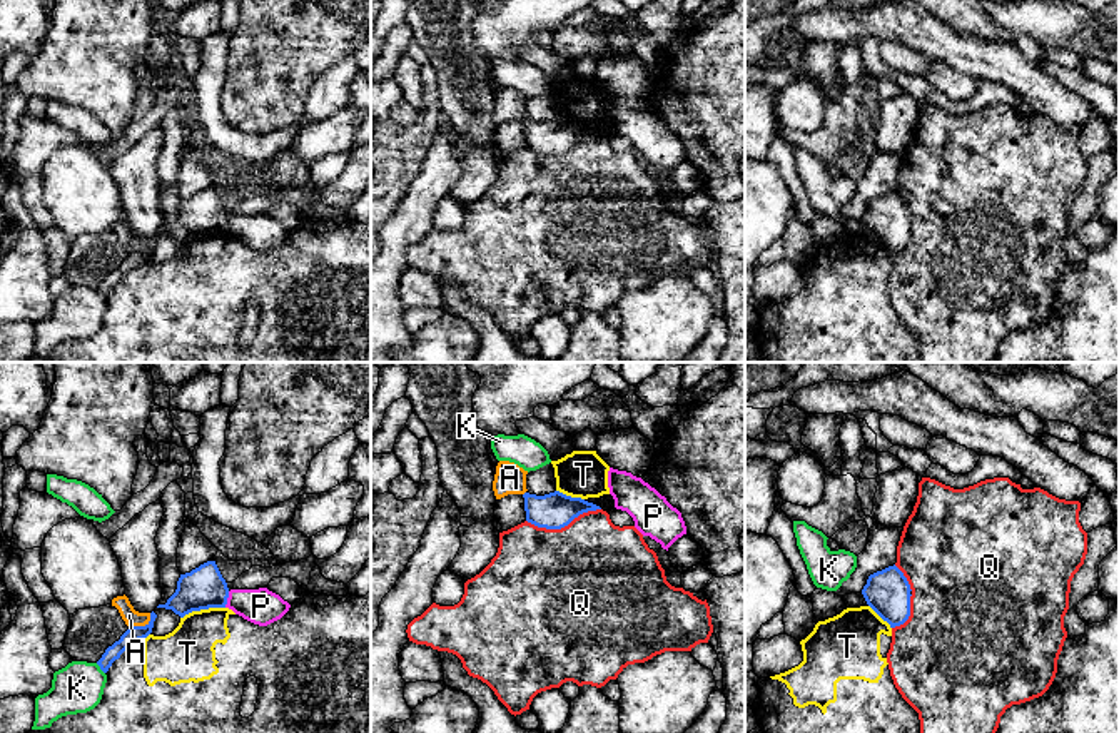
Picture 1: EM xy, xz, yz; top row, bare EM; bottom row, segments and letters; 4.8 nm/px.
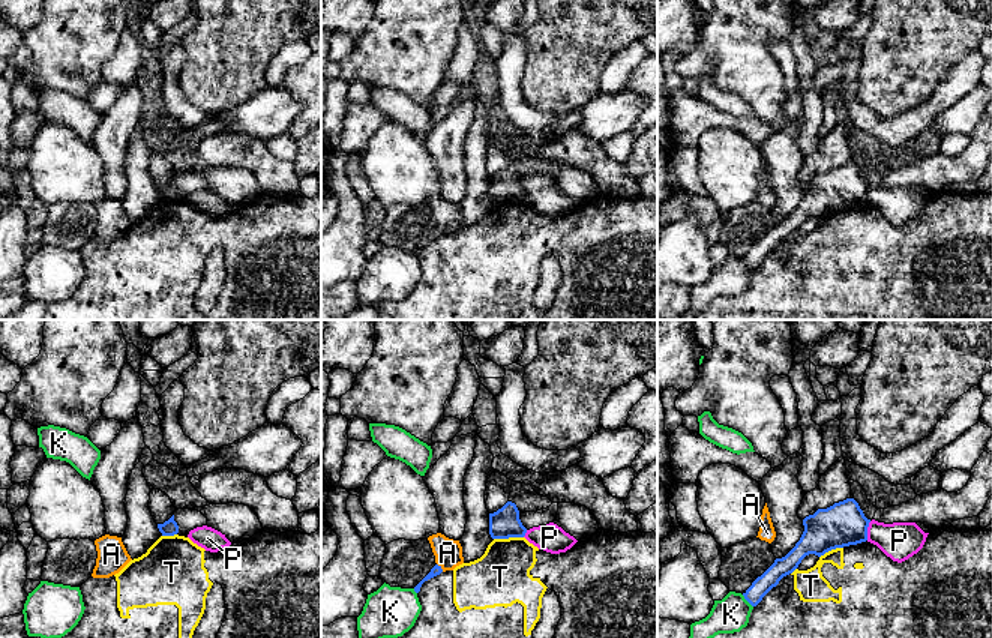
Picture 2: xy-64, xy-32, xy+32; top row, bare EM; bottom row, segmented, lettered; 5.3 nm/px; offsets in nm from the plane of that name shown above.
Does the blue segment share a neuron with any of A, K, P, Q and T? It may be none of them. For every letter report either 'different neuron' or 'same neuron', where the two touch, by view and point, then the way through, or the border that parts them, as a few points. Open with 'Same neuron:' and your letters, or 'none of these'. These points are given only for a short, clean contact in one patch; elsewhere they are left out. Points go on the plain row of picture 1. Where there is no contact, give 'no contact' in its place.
Same neuron: none of these
A: different neuron | xy (142, 252)
K: different neuron | xy (101, 294)
P: different neuron | xy (226, 226) | along xy (229, 217), (224, 232)
Q: different neuron | xz (563, 152)
T: different neuron | xy (202, 234)

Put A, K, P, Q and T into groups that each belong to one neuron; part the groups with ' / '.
A / K / P / Q / T

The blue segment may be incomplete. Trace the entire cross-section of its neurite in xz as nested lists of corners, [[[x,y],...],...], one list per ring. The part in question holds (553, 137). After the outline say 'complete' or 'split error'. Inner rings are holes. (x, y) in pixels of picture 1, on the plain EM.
[[[560,117],[536,122],[524,119],[526,147],[546,155],[561,155],[583,139],[601,135],[581,124],[571,124]]]; complete

